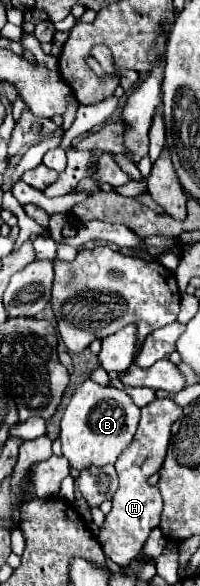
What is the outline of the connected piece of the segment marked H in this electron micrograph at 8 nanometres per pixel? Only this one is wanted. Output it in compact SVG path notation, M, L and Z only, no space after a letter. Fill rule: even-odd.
M170 398L166 400L154 400L146 408L142 408L142 418L136 430L136 436L132 444L124 450L120 460L116 462L116 472L120 480L120 488L114 494L112 510L106 514L104 524L98 534L98 542L102 544L102 550L106 558L116 562L118 566L126 568L142 550L148 534L158 526L160 512L162 512L162 496L158 486L150 486L148 478L160 470L166 450L170 444L170 426L178 420L182 414L182 408L176 406Z

